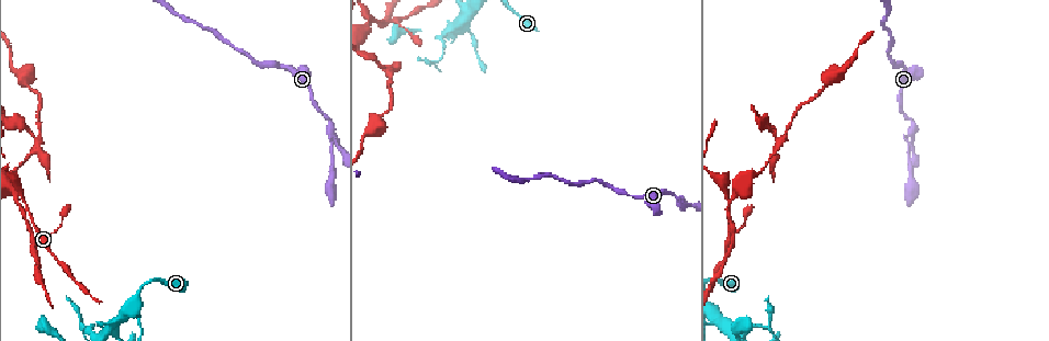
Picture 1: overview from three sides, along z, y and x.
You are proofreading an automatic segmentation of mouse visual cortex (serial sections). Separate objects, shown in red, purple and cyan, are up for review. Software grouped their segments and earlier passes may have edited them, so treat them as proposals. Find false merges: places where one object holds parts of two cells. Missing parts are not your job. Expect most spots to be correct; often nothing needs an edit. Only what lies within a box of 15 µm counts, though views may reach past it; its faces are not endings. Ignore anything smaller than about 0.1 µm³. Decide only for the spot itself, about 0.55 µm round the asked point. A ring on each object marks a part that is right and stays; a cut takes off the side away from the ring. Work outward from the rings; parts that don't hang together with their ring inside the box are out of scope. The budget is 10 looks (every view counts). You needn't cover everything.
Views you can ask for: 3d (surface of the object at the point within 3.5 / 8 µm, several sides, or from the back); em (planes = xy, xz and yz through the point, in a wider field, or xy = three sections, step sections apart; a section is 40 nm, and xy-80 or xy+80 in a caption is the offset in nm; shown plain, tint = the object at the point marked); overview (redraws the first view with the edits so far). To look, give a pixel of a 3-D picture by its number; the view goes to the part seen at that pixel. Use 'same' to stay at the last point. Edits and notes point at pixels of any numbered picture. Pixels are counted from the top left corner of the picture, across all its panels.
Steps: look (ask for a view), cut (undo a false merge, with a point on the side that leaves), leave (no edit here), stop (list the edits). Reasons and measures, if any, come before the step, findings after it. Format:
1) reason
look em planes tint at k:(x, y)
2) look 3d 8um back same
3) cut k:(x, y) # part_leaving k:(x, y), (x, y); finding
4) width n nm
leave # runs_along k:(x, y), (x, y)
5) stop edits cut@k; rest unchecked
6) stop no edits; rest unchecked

thin arm on a thick one
look em planes tint at 1:(459, 26)

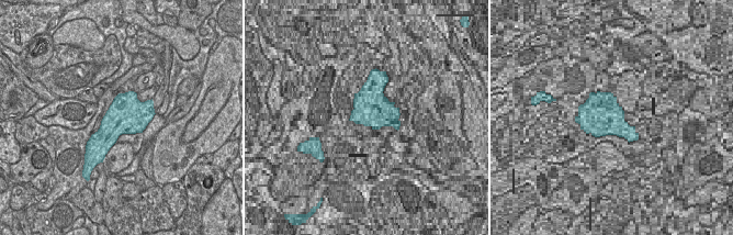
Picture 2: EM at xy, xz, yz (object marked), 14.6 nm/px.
look 3d 3.5um back same

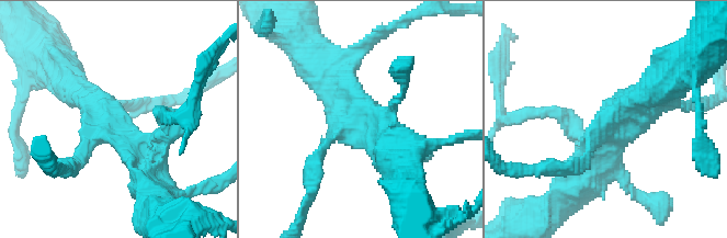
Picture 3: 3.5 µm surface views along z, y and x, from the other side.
width 550 nm
leave # runs_along 3:(316, 69), (355, 116), (407, 150); all the same cell

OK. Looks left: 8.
looks like a crossing
look em xy step 2 tint at 1:(729, 212)

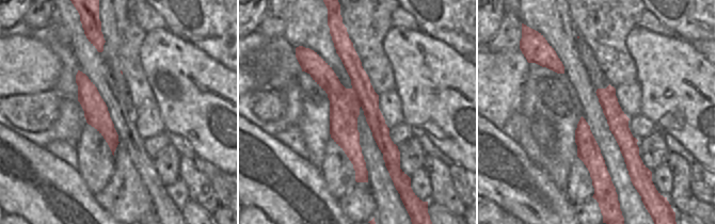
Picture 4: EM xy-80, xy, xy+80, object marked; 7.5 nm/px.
see where the arms go
look 3d 3.5um same

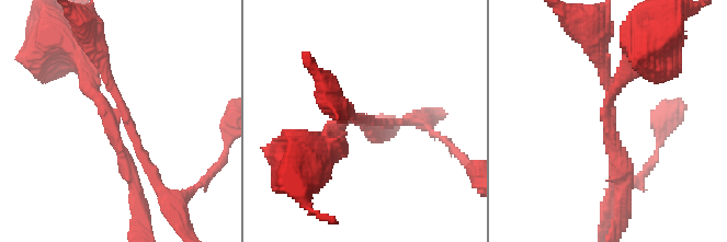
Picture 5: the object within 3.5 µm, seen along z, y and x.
cut 5:(632, 73) # part_leaving 5:(610, 118), (610, 95), (651, 45); a second cell is stuck on

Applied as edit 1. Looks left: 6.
three-way junction
look 3d 3.5um at 1:(684, 203)

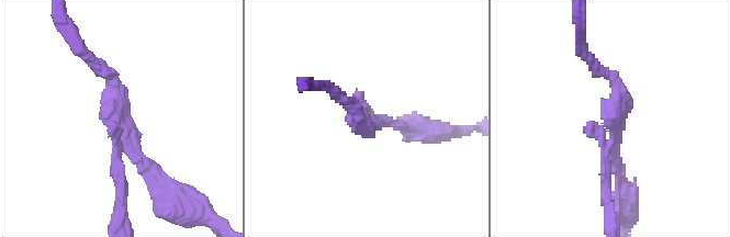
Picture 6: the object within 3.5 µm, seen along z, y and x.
arms 3; arm_widths 150, 150, 200 nm; need the tissue
look em xy step 3 tint at 6:(613, 133)

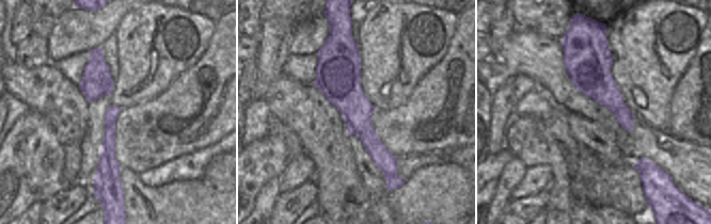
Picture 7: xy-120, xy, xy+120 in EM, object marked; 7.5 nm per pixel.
cut 6:(607, 191) # part_leaving 6:(610, 144), (604, 150), (604, 177), (613, 224); two cells meet here

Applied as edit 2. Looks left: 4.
stop edits cut@5, cut@6; rest unchecked

